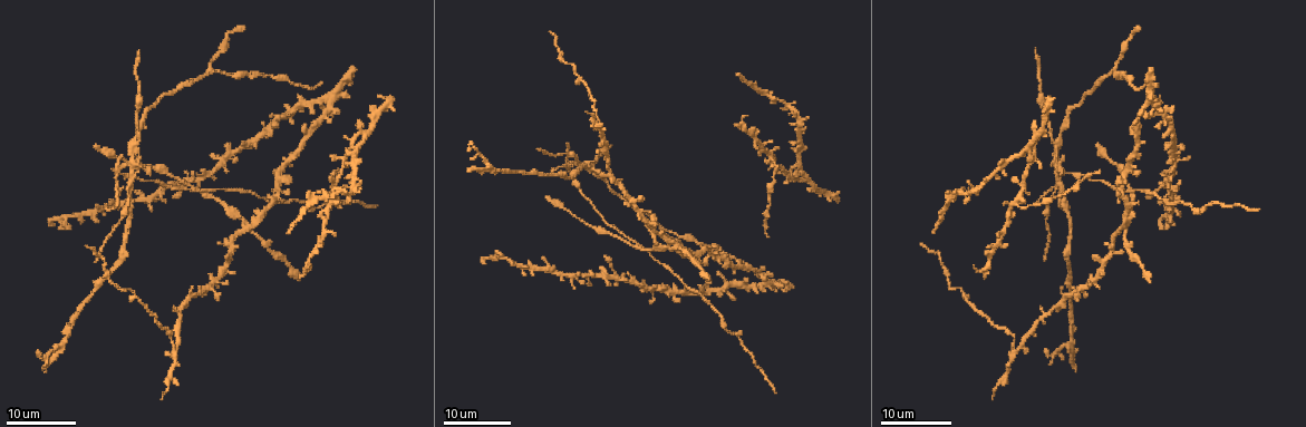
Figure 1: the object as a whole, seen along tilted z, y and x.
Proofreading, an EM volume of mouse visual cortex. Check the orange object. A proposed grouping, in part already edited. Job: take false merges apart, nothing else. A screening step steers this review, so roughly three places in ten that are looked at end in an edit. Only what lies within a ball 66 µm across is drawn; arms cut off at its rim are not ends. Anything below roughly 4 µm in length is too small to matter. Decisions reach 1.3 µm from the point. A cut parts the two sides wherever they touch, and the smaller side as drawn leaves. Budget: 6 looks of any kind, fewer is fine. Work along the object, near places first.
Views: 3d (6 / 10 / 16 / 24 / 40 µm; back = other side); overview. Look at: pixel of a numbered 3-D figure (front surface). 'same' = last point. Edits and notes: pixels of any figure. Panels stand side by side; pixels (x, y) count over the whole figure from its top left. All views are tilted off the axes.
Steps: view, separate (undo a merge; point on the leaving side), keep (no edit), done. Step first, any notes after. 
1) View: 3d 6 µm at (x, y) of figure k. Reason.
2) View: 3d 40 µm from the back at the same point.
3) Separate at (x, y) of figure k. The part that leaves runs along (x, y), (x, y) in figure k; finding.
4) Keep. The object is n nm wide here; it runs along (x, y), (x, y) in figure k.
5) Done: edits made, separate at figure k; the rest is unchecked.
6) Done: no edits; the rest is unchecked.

View: 3d 16 µm at (772, 157) of figure 1. Four or more arms meet.

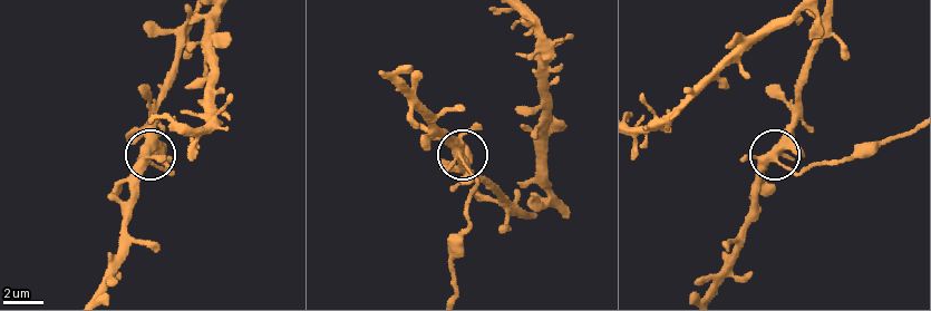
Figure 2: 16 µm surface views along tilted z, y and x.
View: 3d 10 µm at (777, 149) of figure 2.

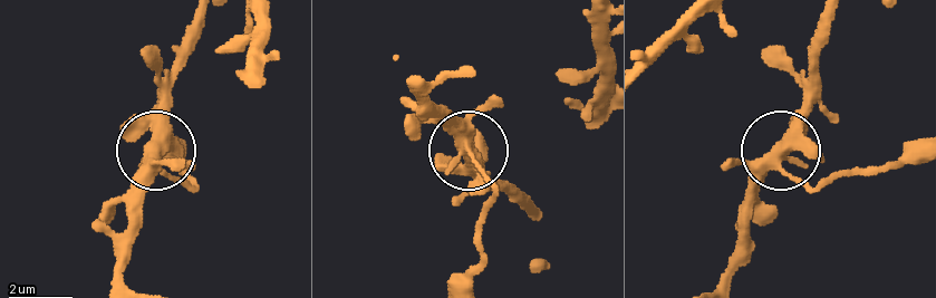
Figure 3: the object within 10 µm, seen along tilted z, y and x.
View: 3d 10 µm from the back at (775, 152) of figure 3.

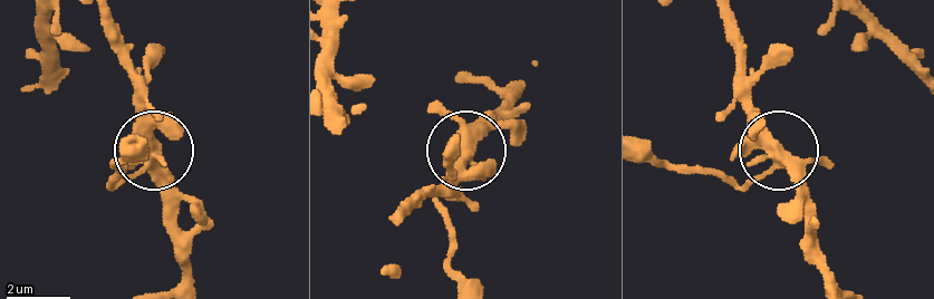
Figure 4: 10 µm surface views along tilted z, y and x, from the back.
Separate at (107, 187) of figure 4. Two neurons meet here.

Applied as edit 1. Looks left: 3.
View: 3d 16 µm at (987, 270) of figure 1. Three-way junction.

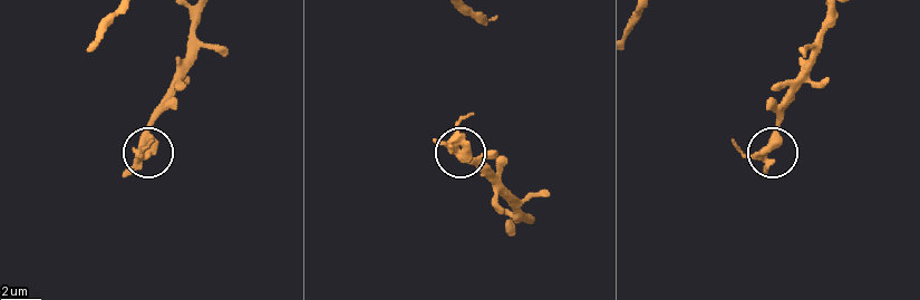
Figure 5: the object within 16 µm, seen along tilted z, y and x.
View: 3d 10 µm at (766, 151) of figure 5.

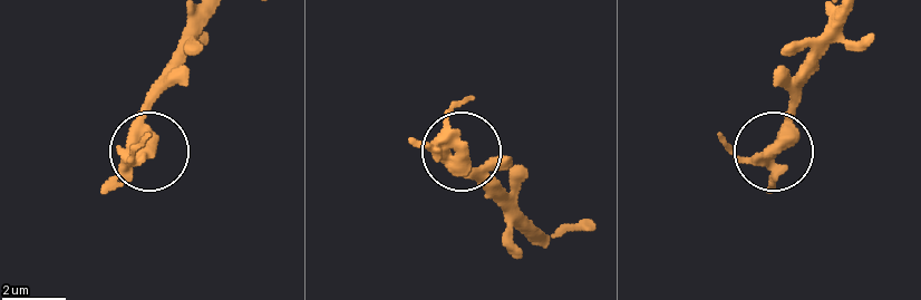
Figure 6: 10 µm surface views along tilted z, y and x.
Keep. 3 arms meet here; it runs along (534, 242), (462, 172), (462, 151) in figure 6; continuous, no second neuron.

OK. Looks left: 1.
Done: edits made, separate at figure 4; the rest is unchecked.

